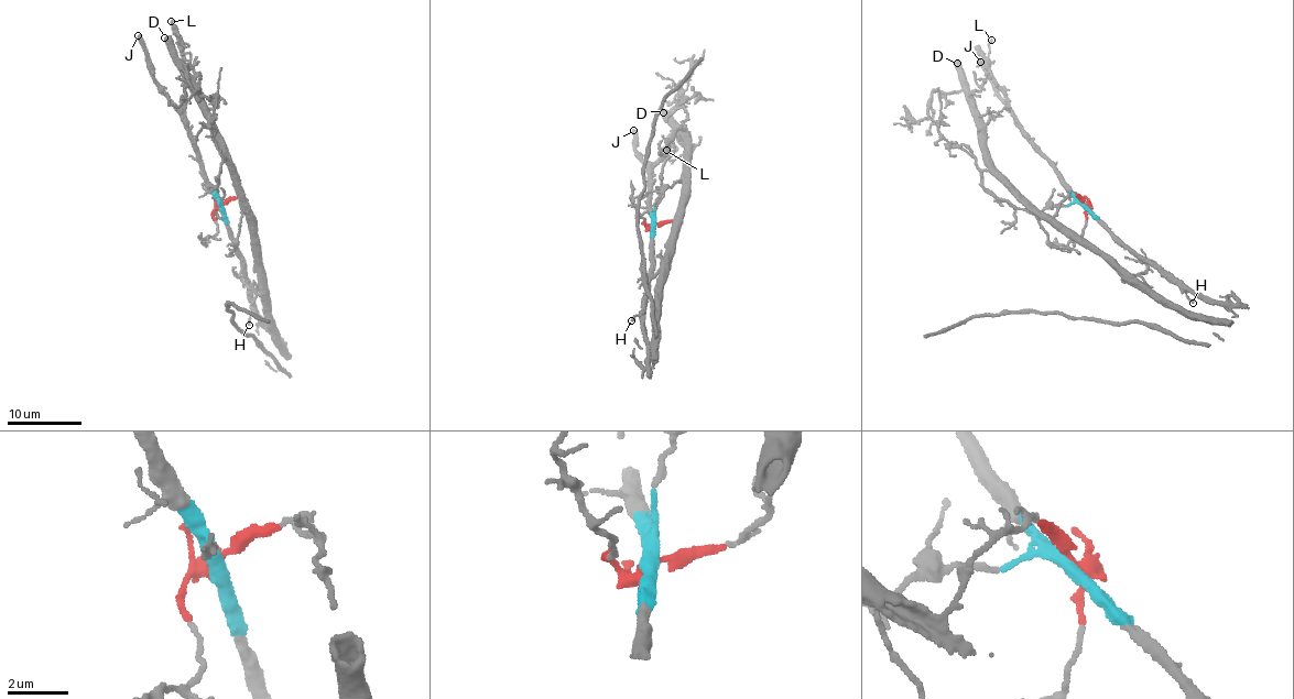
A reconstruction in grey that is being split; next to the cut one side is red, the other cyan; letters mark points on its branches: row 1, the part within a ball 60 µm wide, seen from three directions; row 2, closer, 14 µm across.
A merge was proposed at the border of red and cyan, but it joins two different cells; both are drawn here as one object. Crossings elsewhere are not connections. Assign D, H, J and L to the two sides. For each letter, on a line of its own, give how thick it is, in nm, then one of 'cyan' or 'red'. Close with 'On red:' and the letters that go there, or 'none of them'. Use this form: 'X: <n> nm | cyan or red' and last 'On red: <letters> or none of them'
D: 550 nm | red
H: 130 nm | cyan
J: 320 nm | cyan
L: 100 nm | cyan
On red: D

